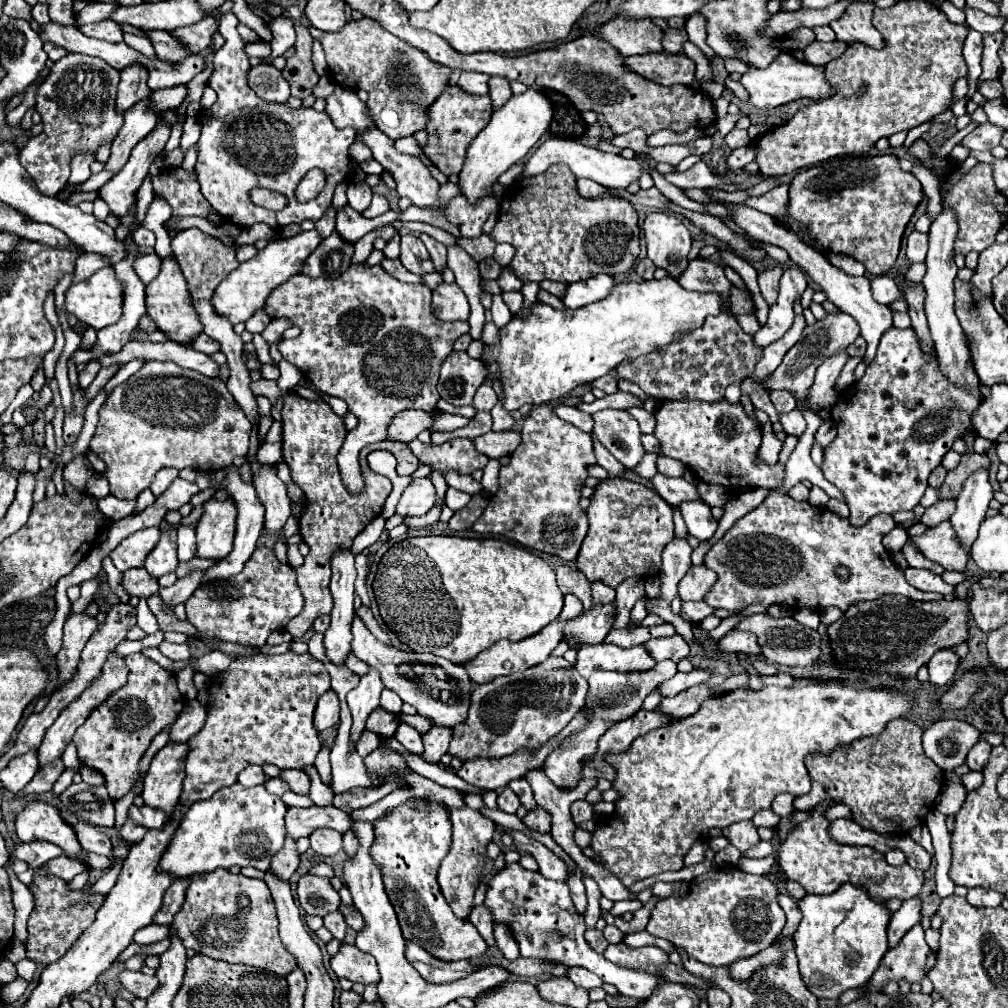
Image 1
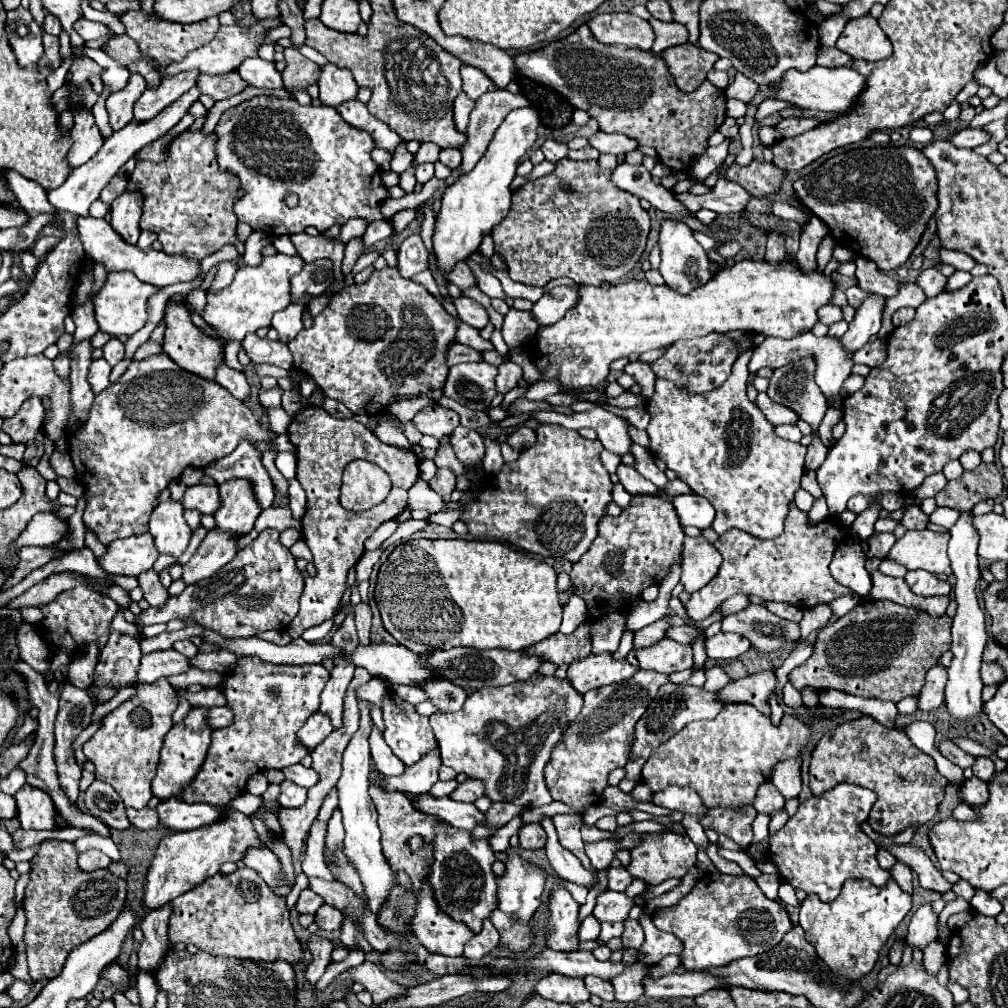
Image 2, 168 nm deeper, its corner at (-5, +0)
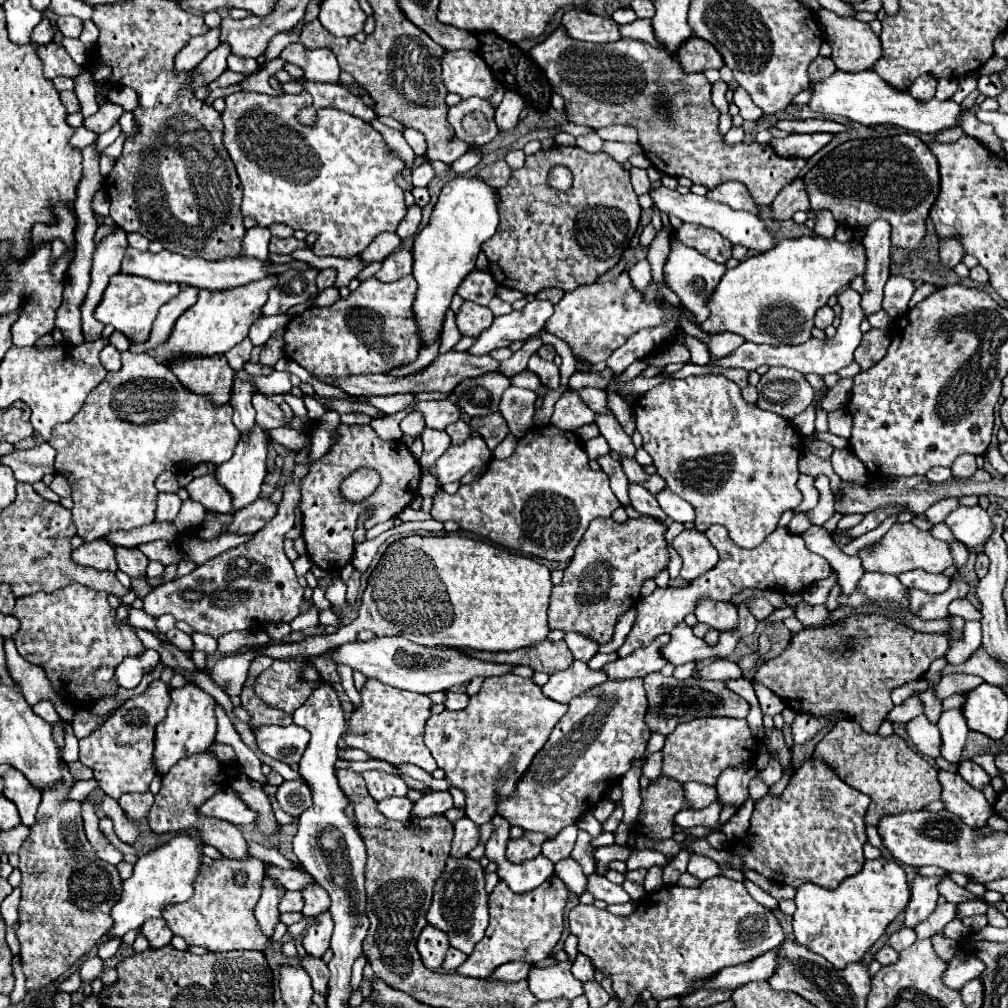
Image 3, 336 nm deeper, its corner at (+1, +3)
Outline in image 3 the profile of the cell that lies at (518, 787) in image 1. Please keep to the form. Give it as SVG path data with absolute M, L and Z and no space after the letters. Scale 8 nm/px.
M599 875L589 877L587 891L593 893L595 899L603 899L605 903L629 903L631 901L629 893L621 885L615 885L615 883L611 883Z

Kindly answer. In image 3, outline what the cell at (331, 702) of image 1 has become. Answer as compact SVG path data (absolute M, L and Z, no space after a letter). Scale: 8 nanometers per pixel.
M263 725L263 729L255 729L255 743L263 755L269 755L281 763L297 763L307 747L309 733L303 727L289 725Z

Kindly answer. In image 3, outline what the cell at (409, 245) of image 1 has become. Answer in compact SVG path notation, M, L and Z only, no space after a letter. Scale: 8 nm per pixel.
M397 249L383 261L375 277L383 283L393 283L405 275L411 275L411 265L413 265L413 253L407 249Z

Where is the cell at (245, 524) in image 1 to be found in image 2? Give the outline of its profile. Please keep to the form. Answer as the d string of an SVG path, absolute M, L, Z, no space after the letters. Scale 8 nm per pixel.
M243 440L229 456L209 464L205 468L205 474L209 474L217 484L233 478L245 478L253 484L253 492L257 494L257 504L261 510L267 510L273 504L273 482L261 464L261 452L257 452L249 440Z

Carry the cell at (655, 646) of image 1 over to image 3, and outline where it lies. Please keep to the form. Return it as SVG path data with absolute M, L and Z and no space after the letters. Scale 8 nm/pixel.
M667 633L659 635L651 645L633 651L629 657L625 659L617 659L611 661L603 667L603 671L607 673L607 677L611 681L619 681L619 679L635 679L635 677L647 677L653 671L659 671L667 661L663 661L663 657L659 655L659 647L665 645L669 641L670 635Z

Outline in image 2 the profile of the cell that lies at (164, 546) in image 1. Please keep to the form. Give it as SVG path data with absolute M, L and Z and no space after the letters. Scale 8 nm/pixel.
M175 500L159 504L149 518L149 532L155 538L159 554L169 554L179 558L191 538L191 528L183 520L183 508Z

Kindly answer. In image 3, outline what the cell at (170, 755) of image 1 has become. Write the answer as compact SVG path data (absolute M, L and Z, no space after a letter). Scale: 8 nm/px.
M187 683L181 689L171 689L171 705L167 709L167 717L157 725L155 735L155 765L161 775L165 775L179 759L203 753L215 741L215 705L217 701L195 683Z

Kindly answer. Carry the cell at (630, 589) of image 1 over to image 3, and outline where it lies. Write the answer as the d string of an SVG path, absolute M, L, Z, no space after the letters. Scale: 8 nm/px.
M567 633L565 643L571 649L573 659L579 659L579 661L589 661L599 649L599 645L593 639L589 639L581 633Z

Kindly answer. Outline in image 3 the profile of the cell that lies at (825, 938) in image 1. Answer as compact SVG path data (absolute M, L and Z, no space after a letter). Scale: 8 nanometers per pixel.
M885 857L865 861L857 875L847 877L833 891L805 883L797 887L795 895L795 941L817 955L823 955L833 967L843 969L847 963L863 959L869 947L885 933L887 925L907 907L909 895L911 893L903 867Z

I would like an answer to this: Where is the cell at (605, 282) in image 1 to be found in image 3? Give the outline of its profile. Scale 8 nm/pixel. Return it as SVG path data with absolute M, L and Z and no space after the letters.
M535 299L521 311L511 311L509 315L495 317L493 325L479 335L479 339L467 349L467 353L489 355L493 349L509 347L513 341L525 341L545 327L545 321L551 317L551 309L551 301Z

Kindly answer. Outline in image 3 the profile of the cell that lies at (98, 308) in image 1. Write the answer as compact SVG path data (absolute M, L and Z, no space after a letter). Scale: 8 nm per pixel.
M113 275L99 307L95 309L95 317L101 323L113 325L117 331L121 331L133 345L139 345L149 339L153 321L159 313L159 307L165 305L169 299L173 299L179 293L179 285L165 283L165 281L151 281L147 277L135 277L135 275Z

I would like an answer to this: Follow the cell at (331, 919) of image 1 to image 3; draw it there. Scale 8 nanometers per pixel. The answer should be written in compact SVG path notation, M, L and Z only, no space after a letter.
M315 881L311 885L307 885L307 889L301 889L301 893L303 893L303 901L305 901L305 907L303 907L305 917L317 917L319 913L327 911L331 905L327 891L321 885L317 885Z

